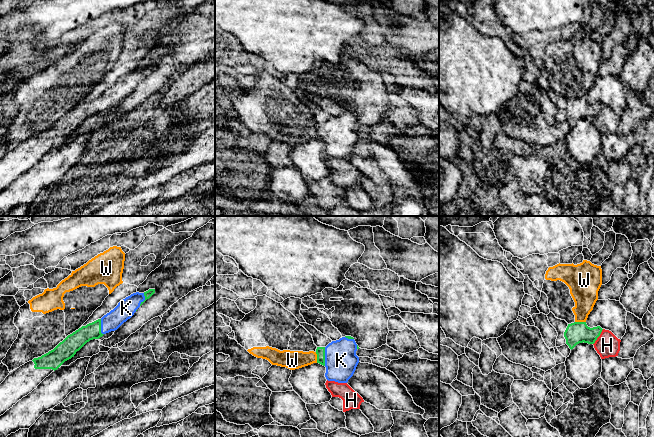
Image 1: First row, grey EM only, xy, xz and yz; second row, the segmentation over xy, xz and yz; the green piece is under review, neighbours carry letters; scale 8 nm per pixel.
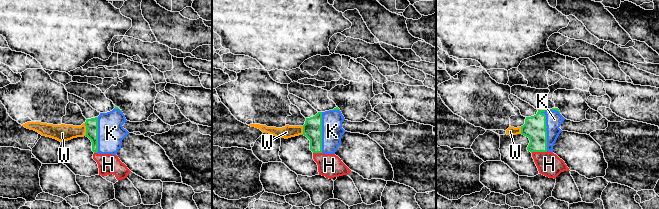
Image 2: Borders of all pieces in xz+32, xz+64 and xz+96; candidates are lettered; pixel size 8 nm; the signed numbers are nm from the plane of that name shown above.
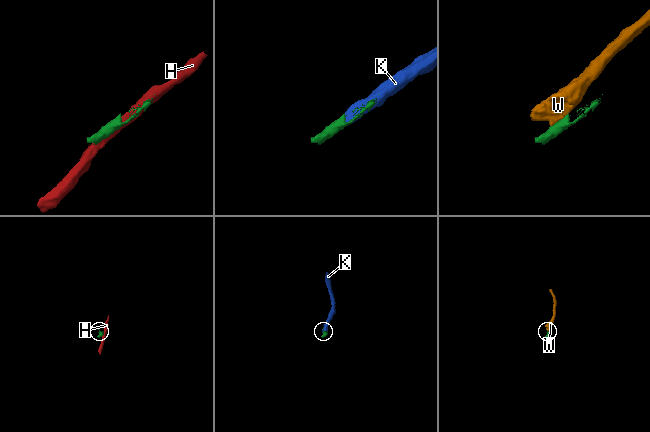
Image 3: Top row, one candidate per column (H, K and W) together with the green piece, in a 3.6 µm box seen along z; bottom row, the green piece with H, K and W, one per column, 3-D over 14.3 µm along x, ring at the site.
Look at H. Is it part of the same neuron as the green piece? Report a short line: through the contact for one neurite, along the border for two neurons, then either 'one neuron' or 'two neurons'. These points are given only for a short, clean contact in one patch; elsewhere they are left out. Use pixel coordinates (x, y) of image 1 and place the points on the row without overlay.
two neurons

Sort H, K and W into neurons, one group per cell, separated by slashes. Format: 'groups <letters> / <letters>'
groups H / K / W

